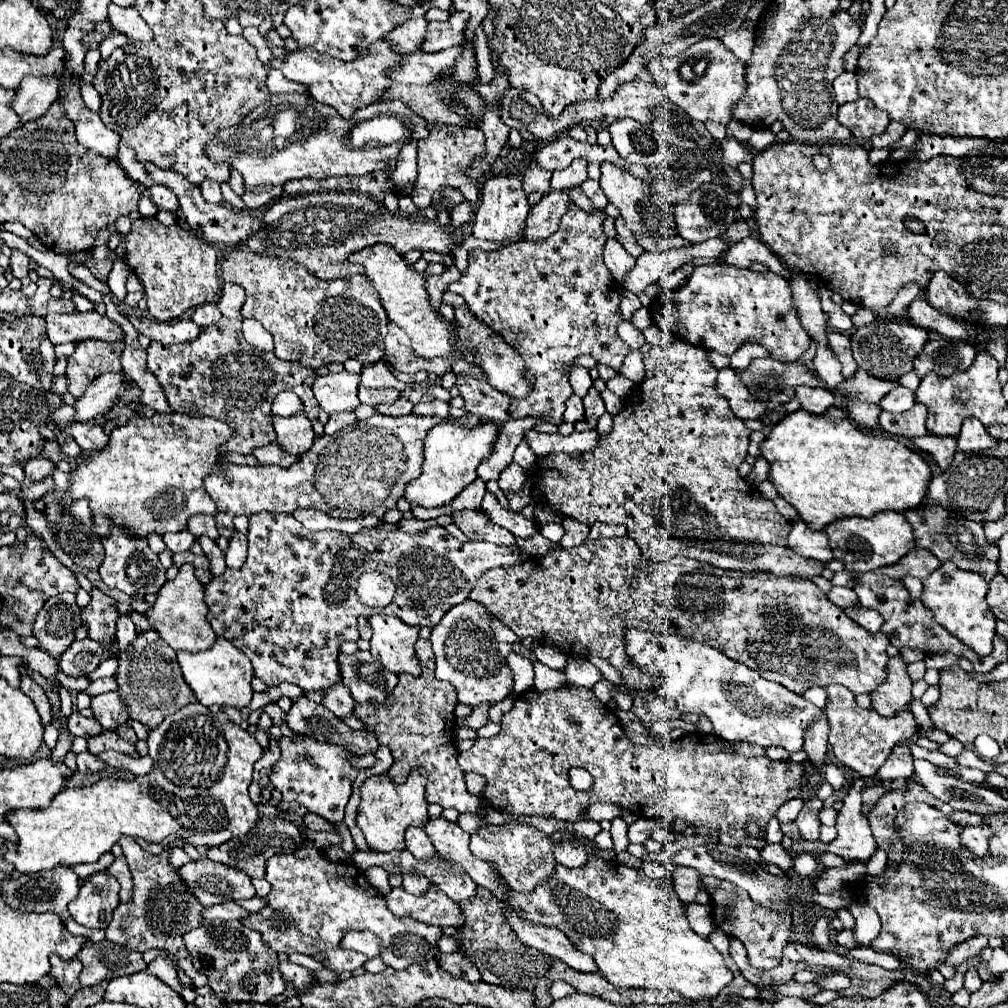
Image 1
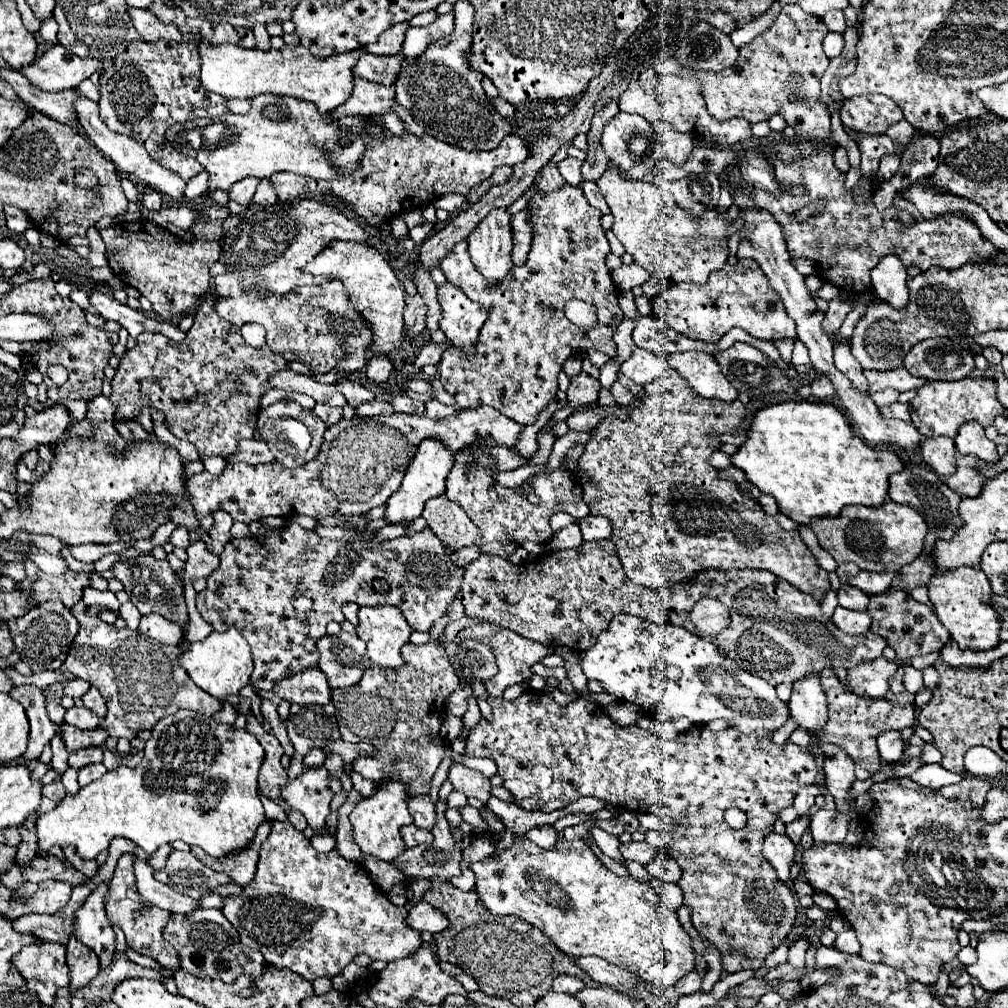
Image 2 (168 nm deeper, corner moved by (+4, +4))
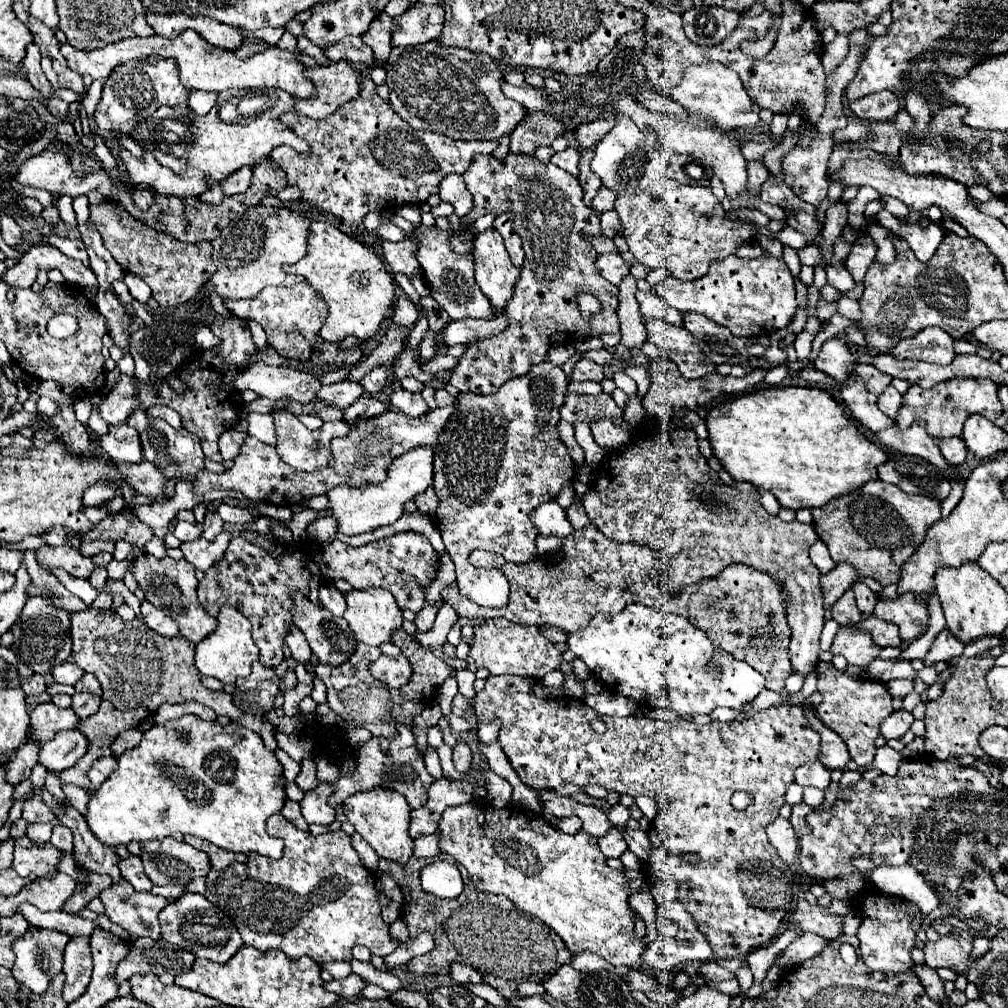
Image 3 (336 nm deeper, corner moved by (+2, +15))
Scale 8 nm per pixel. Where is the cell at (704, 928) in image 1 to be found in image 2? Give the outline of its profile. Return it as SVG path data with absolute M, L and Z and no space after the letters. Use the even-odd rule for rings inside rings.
M702 939L702 941L704 941L704 959L708 963L708 971L702 981L702 991L710 993L712 985L720 979L720 973L722 973L722 955L718 947L714 947L714 943L710 943L708 939Z

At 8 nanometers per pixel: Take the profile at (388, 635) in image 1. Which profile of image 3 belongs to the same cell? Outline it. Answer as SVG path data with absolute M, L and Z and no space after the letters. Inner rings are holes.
M366 588L366 590L350 590L344 594L344 600L348 604L344 618L354 632L354 638L358 642L380 646L382 642L390 642L390 636L396 628L402 626L402 612L394 600L394 596L382 588Z

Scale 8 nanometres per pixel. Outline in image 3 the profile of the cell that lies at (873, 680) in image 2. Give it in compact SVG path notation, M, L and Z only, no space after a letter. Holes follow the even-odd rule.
M840 626L830 652L834 656L844 656L848 664L856 664L860 668L868 666L880 652L880 648L872 642L872 636L864 630L856 630L850 626Z

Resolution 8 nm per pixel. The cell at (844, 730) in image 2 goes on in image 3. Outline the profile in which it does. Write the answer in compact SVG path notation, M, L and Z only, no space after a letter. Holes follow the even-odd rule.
M820 662L818 692L822 694L822 704L816 706L820 720L842 736L852 760L860 768L864 768L874 760L876 754L874 740L880 736L882 720L892 714L892 696L888 696L886 686L874 680L854 680L848 672L836 670L830 662Z

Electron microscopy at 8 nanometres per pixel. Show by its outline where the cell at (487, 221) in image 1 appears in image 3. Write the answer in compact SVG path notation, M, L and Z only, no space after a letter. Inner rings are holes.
M494 228L476 236L474 266L476 284L480 286L482 294L490 300L496 316L500 316L514 294L514 284L520 278L520 270L512 268L508 252L500 236L496 236Z

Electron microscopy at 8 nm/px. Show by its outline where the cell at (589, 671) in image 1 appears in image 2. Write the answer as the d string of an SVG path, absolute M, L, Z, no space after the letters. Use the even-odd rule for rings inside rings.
M614 615L606 633L598 635L598 641L590 651L581 652L582 671L586 679L602 681L604 689L610 695L616 695L622 701L640 705L640 709L658 719L688 717L692 723L708 723L712 719L724 719L738 733L752 733L756 737L770 737L778 731L790 717L786 701L780 701L776 689L758 675L750 675L744 669L732 665L732 659L716 649L714 643L702 639L682 627L674 625L654 625L634 615Z

